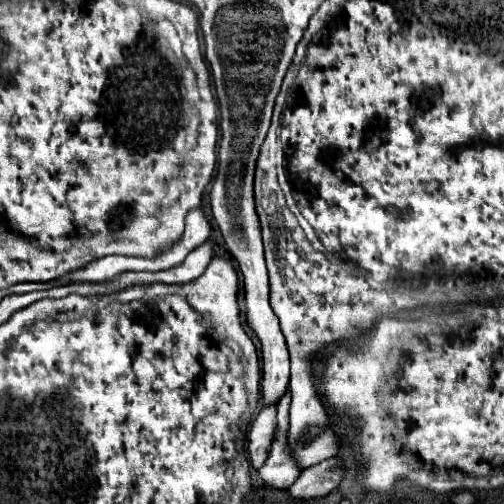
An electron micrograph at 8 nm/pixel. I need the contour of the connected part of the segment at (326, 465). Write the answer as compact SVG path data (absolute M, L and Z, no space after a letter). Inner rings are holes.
M338 457L326 459L310 469L304 469L294 485L288 487L288 495L296 501L308 501L316 497L324 497L334 491L344 477L344 469Z

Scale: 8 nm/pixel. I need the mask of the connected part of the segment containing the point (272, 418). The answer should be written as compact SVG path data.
M276 407L262 409L248 433L248 459L254 469L260 469L264 465L270 453L274 431L276 431Z

